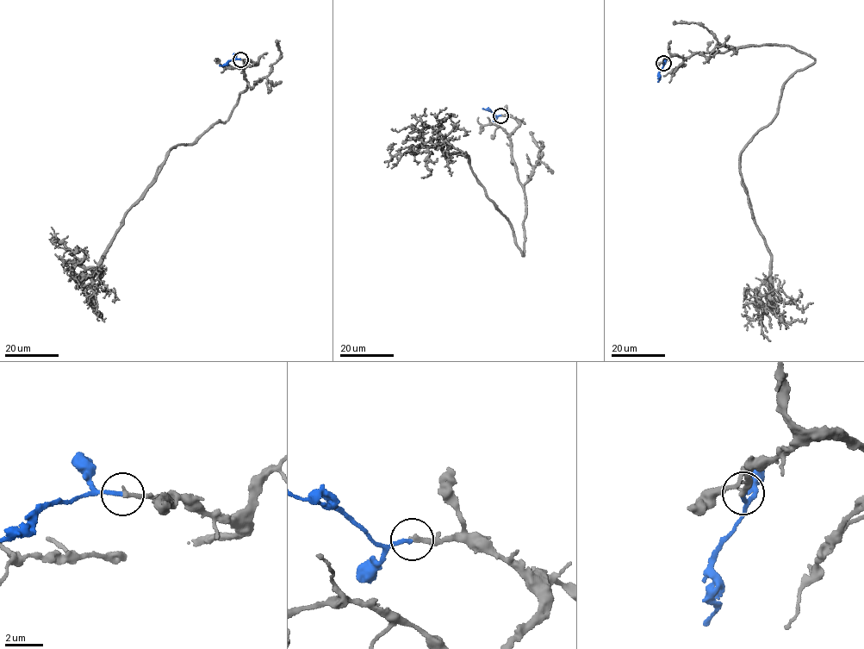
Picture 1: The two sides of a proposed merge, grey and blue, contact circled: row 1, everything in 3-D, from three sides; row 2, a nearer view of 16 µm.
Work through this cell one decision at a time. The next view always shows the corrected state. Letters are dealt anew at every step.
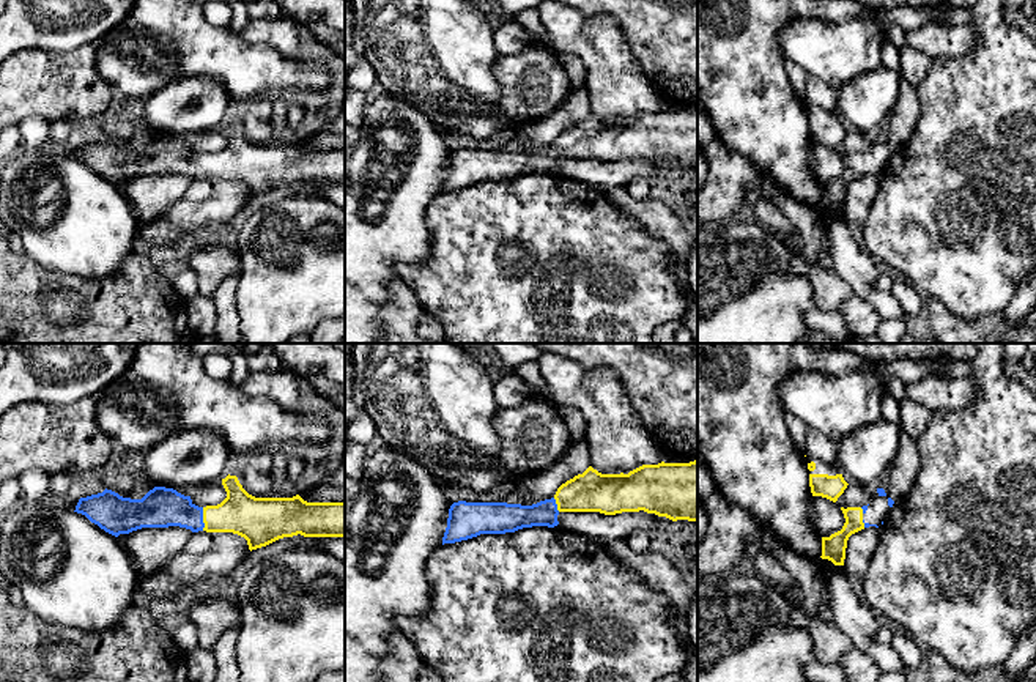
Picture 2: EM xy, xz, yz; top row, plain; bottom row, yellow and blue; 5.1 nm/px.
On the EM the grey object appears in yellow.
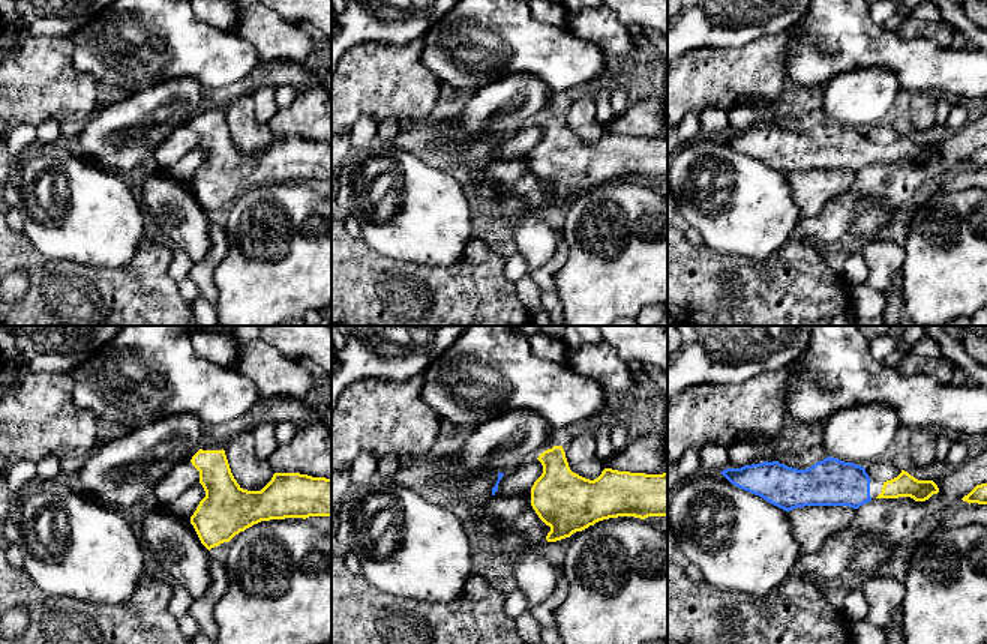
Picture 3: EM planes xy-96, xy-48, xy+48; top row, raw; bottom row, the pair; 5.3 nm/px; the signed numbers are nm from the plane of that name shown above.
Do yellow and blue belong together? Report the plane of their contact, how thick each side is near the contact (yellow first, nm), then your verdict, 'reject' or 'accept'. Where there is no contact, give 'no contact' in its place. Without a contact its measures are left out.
meets yellow in xy; 220 nm thick on the yellow side, 200 nm on the other; accept

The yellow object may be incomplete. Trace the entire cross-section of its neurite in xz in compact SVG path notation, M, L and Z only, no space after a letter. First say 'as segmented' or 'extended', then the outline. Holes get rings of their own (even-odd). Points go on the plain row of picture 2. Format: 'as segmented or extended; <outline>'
extended; M697 107L642 112L628 121L601 121L589 113L562 131L551 146L532 153L507 150L453 150L444 191L480 181L505 181L523 175L559 172L561 159L655 161L672 169L697 169Z

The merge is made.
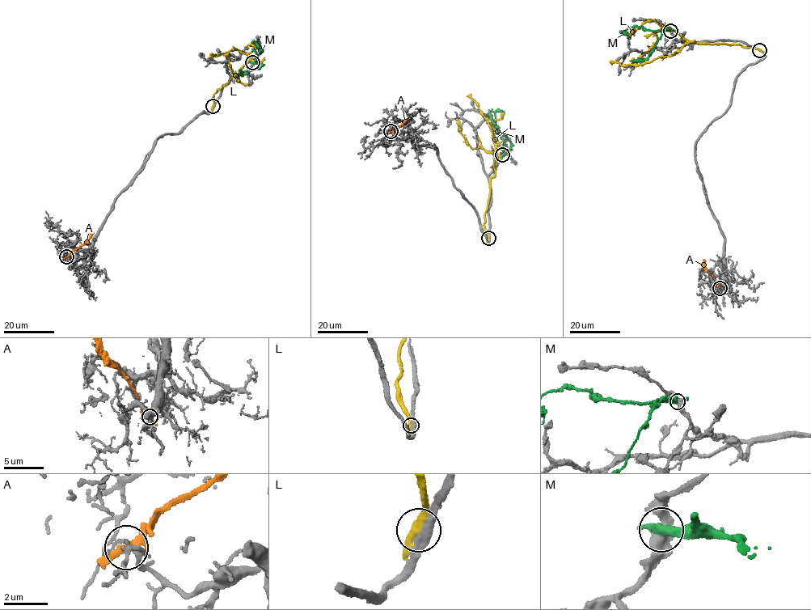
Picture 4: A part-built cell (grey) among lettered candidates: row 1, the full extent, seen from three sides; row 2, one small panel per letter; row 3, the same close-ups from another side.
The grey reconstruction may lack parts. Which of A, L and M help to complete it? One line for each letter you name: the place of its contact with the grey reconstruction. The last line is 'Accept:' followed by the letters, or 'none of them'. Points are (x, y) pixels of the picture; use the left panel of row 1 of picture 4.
Accept: none of them

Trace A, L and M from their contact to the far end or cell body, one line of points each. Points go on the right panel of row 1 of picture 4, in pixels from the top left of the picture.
A: (720, 288), (707, 272), (703, 259)
L: (759, 50), (731, 44), (687, 41), (665, 27), (656, 31), (657, 40), (654, 44), (636, 60), (630, 60)
M: (670, 31), (648, 30), (633, 26), (623, 31), (627, 38)

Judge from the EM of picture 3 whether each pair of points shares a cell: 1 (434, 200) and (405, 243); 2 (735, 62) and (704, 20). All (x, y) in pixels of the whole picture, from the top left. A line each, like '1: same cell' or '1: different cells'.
1: same cell
2: different cells

